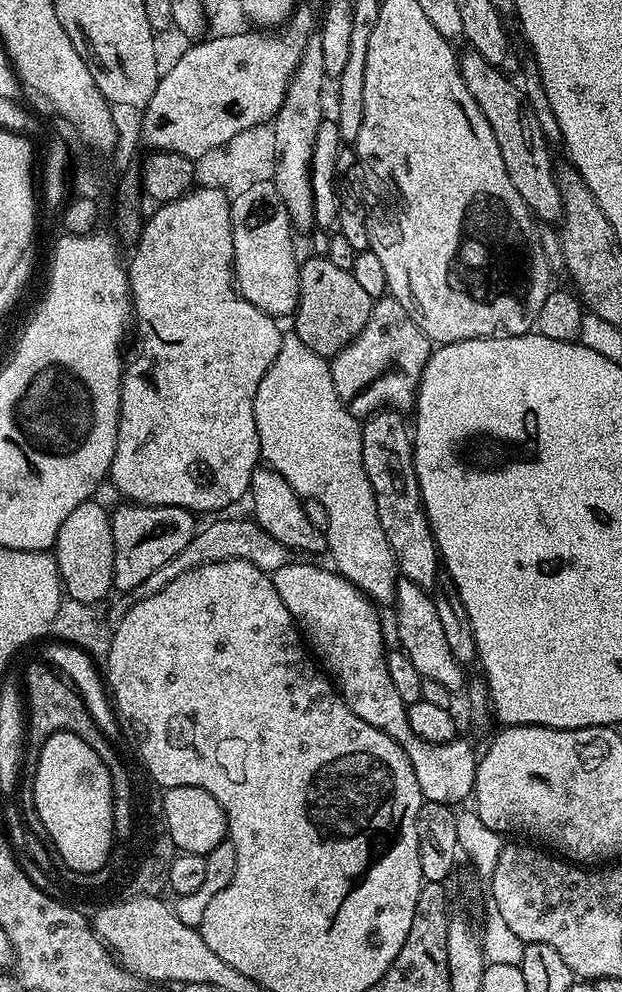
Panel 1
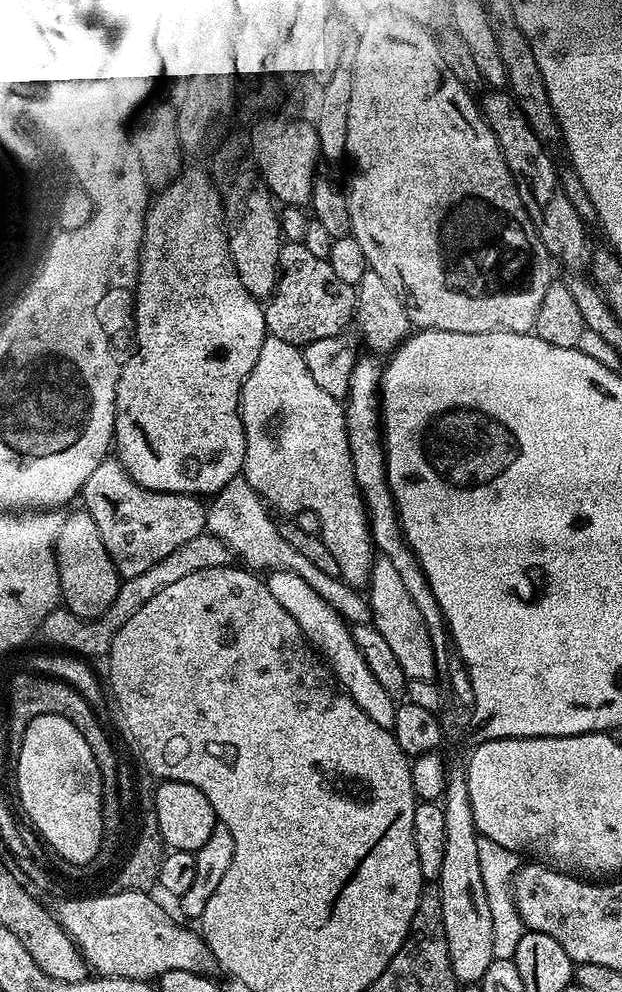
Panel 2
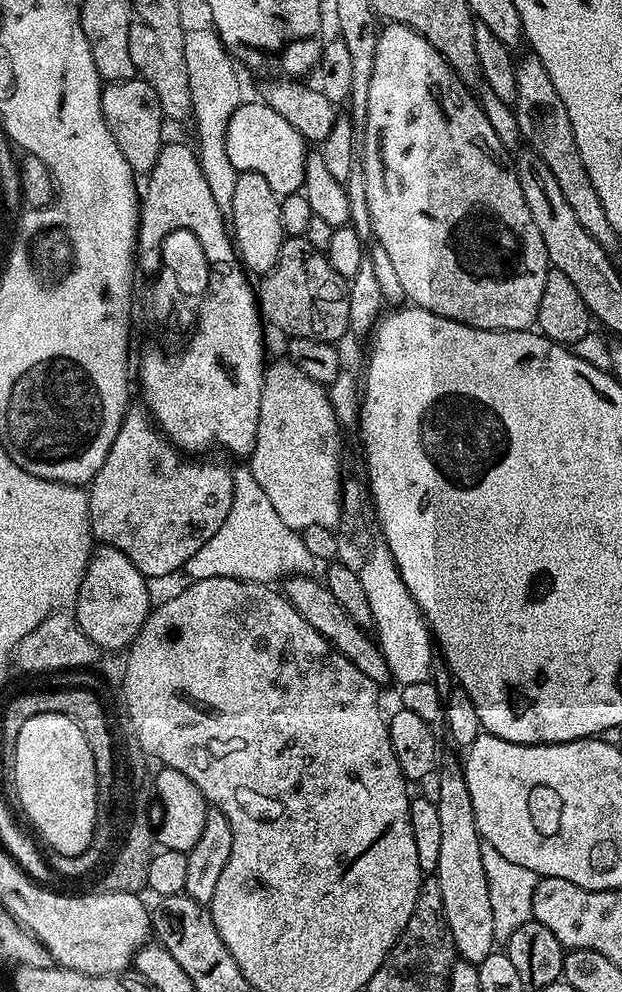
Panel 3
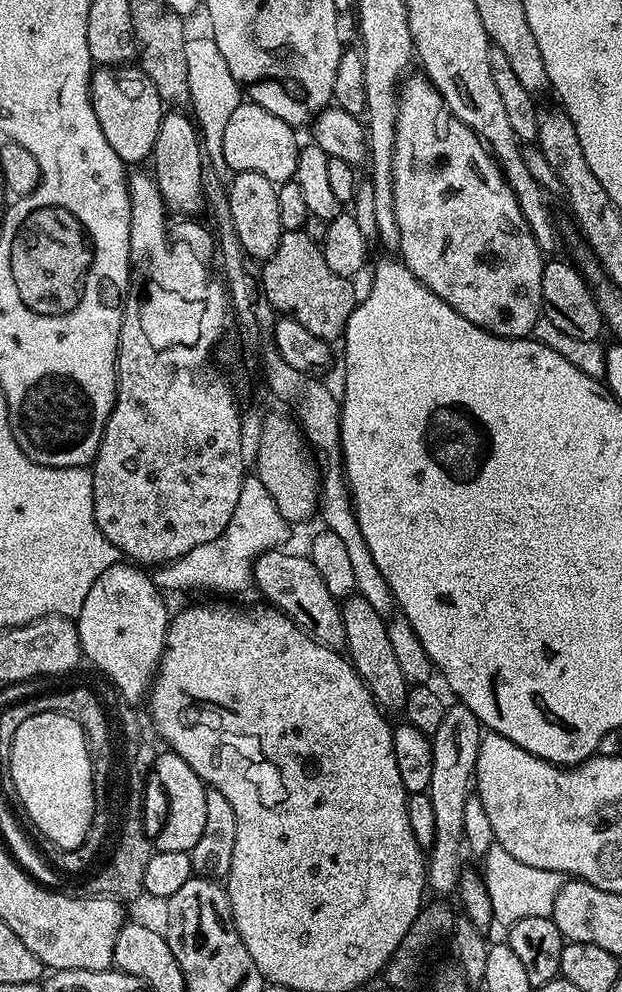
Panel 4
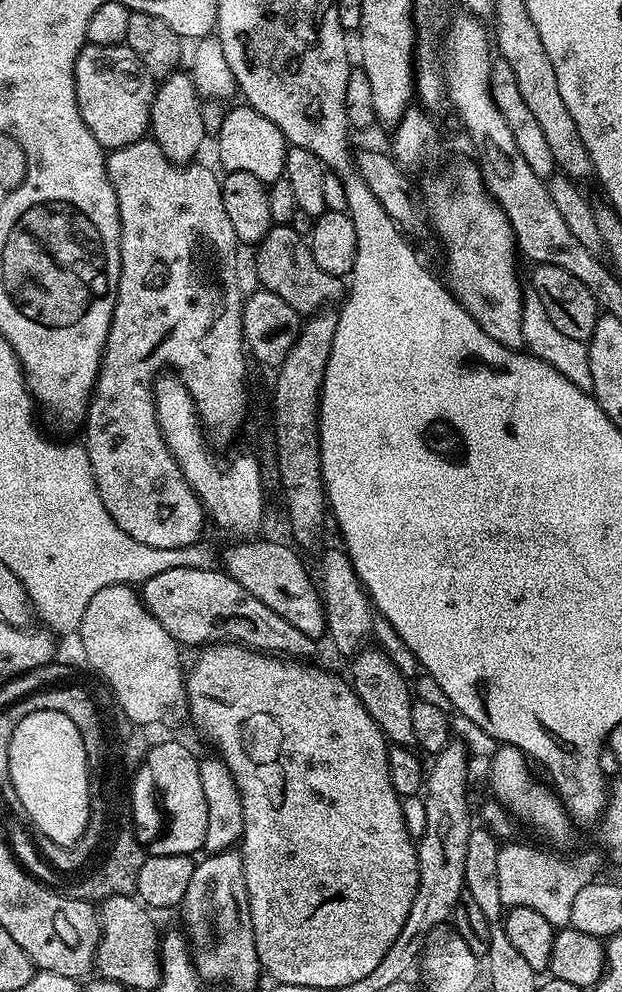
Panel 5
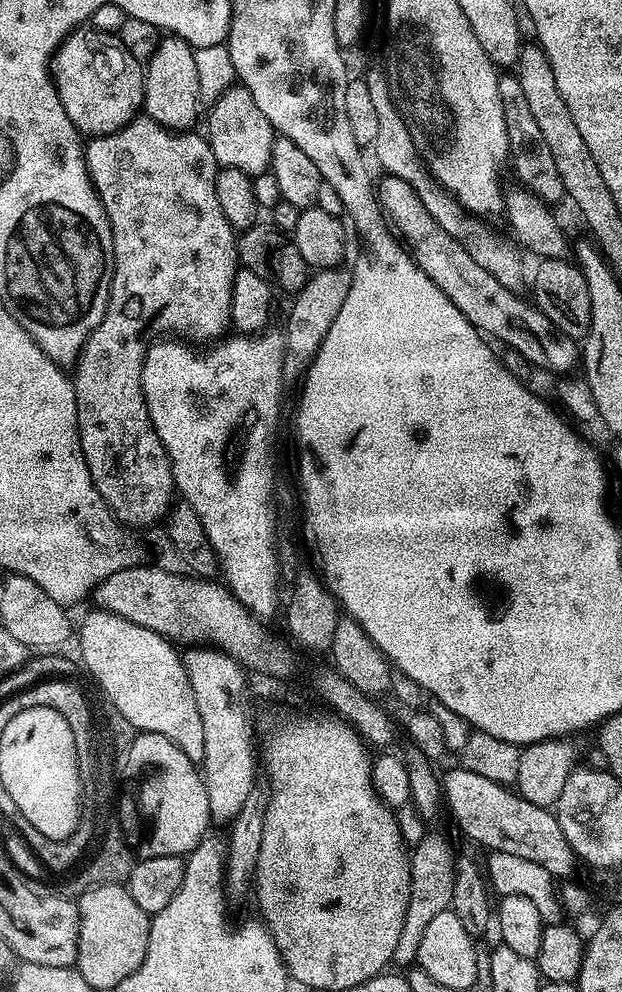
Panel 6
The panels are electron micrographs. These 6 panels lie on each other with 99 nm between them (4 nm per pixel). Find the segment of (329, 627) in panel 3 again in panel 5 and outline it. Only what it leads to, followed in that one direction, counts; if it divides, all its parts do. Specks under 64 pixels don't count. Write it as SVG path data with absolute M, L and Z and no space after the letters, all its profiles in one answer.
M248 538L236 542L233 548L224 554L223 571L227 572L234 582L242 582L258 602L266 602L274 614L286 618L290 626L298 626L302 634L313 638L325 635L324 601L320 598L319 587L308 577L308 570L300 561L301 553L291 543L279 544L263 538Z

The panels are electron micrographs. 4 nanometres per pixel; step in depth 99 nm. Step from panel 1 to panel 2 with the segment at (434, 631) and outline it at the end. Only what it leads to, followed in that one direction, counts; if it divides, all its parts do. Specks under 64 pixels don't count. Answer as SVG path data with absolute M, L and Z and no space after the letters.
M381 559L372 565L372 577L366 585L368 605L372 607L374 626L386 638L390 650L398 657L402 670L409 680L436 680L438 673L435 666L434 646L431 645L430 633L422 620L418 607L410 598L409 591L402 584L401 575L394 570L394 565L387 559Z

